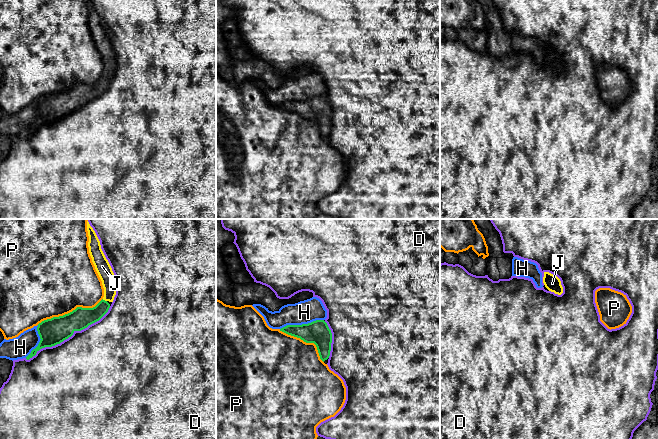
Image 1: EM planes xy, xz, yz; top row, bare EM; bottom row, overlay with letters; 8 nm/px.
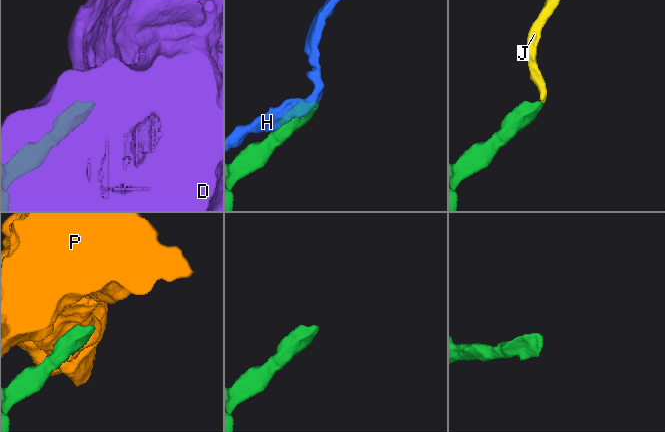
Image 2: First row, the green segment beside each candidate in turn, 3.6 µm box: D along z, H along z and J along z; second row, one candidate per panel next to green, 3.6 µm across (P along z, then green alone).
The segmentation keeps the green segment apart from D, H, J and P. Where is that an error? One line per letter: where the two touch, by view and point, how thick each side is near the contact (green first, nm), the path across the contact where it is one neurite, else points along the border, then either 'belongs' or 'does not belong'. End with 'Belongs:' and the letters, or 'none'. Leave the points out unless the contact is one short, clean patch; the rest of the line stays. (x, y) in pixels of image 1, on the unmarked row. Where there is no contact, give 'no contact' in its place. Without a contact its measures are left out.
D: xy (68, 113) | 220/500 nm | does not belong
H: xz (302, 100) | 190/190 nm | does not belong
J: xy (104, 76) | 170/120 nm | across xy (80, 94), (92, 91), (104, 76), (108, 72), (104, 46) | belongs
P: xy (70, 88) | 220/500 nm | does not belong
Belongs: J

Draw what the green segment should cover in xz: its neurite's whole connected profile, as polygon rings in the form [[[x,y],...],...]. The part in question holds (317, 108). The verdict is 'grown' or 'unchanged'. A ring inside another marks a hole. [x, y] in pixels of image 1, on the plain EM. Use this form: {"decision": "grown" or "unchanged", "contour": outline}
{"decision": "unchanged", "contour": [[[316,96],[308,100],[287,101],[280,107],[300,114],[306,119],[314,119],[320,135],[324,138],[330,132],[332,109],[324,96]]]}

